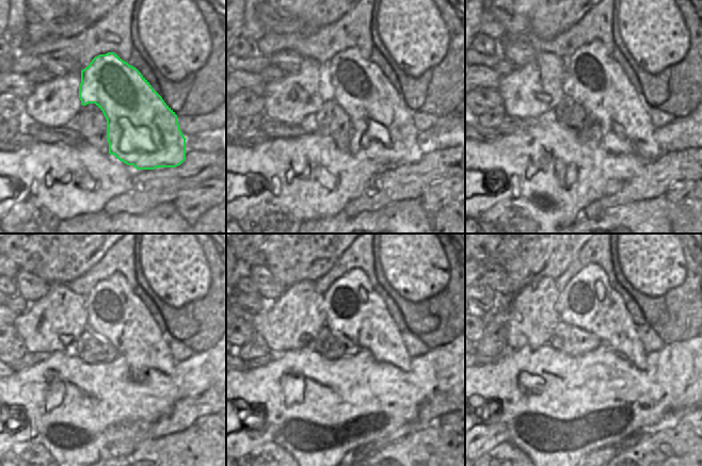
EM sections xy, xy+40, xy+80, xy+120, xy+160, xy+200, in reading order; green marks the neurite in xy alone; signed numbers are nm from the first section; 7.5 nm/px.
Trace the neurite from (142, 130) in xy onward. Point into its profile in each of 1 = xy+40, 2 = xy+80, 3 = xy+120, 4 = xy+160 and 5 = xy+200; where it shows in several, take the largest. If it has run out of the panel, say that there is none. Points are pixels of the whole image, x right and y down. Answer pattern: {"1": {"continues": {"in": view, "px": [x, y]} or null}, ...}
{"1": {"continues": {"in": "xy+40", "px": [383, 128]}}, "2": {"continues": {"in": "xy+80", "px": [593, 79]}}, "3": {"continues": {"in": "xy+120", "px": [114, 310]}}, "4": {"continues": {"in": "xy+160", "px": [352, 307]}}, "5": {"continues": {"in": "xy+200", "px": [588, 302]}}}

